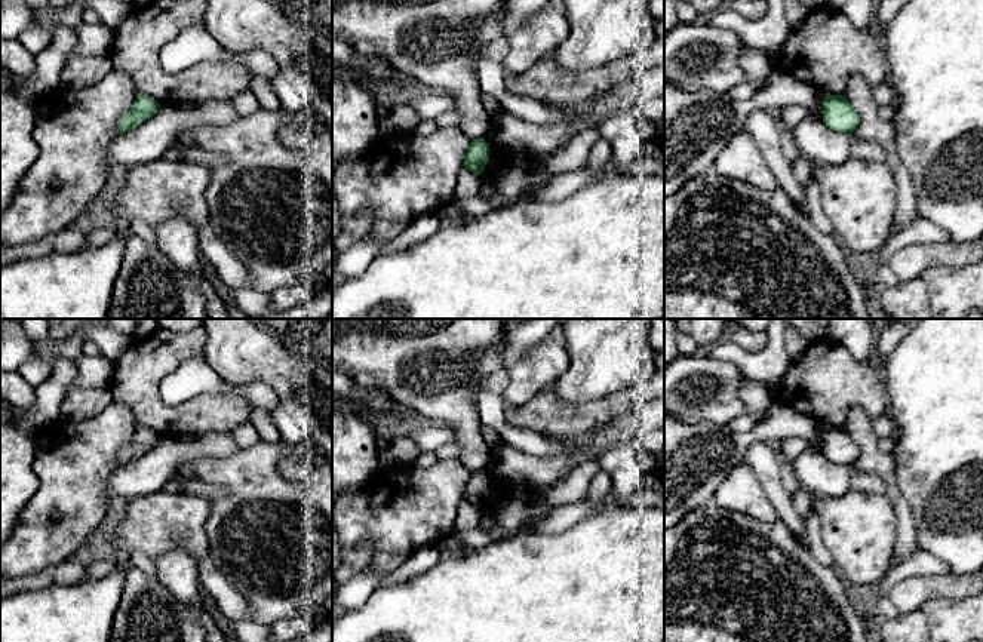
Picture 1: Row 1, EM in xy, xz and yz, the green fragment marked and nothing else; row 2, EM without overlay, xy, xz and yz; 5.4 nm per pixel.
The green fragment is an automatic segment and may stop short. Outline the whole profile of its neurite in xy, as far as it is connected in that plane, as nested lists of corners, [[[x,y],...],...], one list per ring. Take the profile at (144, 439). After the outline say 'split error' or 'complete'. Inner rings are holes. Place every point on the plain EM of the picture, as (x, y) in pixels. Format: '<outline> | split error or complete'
[[[138,427],[132,440],[120,451],[117,466],[123,466],[142,457],[147,451],[153,449],[160,436],[147,427]]] | complete

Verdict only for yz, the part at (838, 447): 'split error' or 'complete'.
complete

